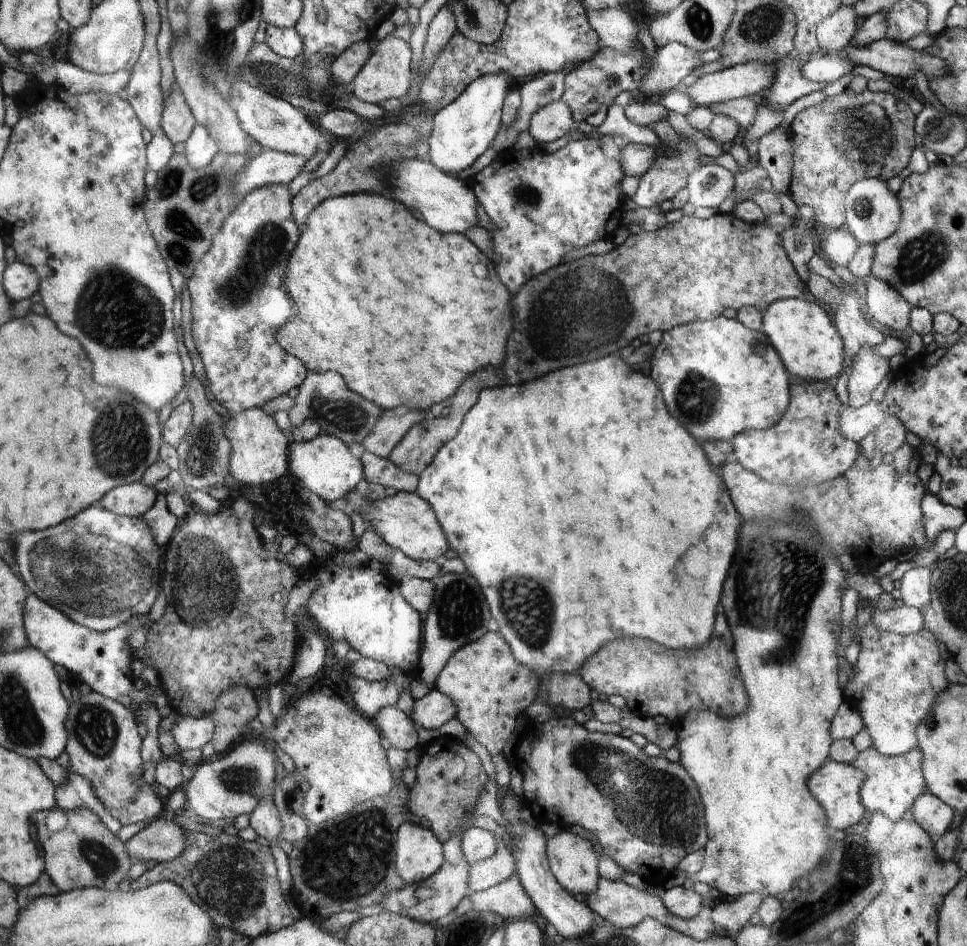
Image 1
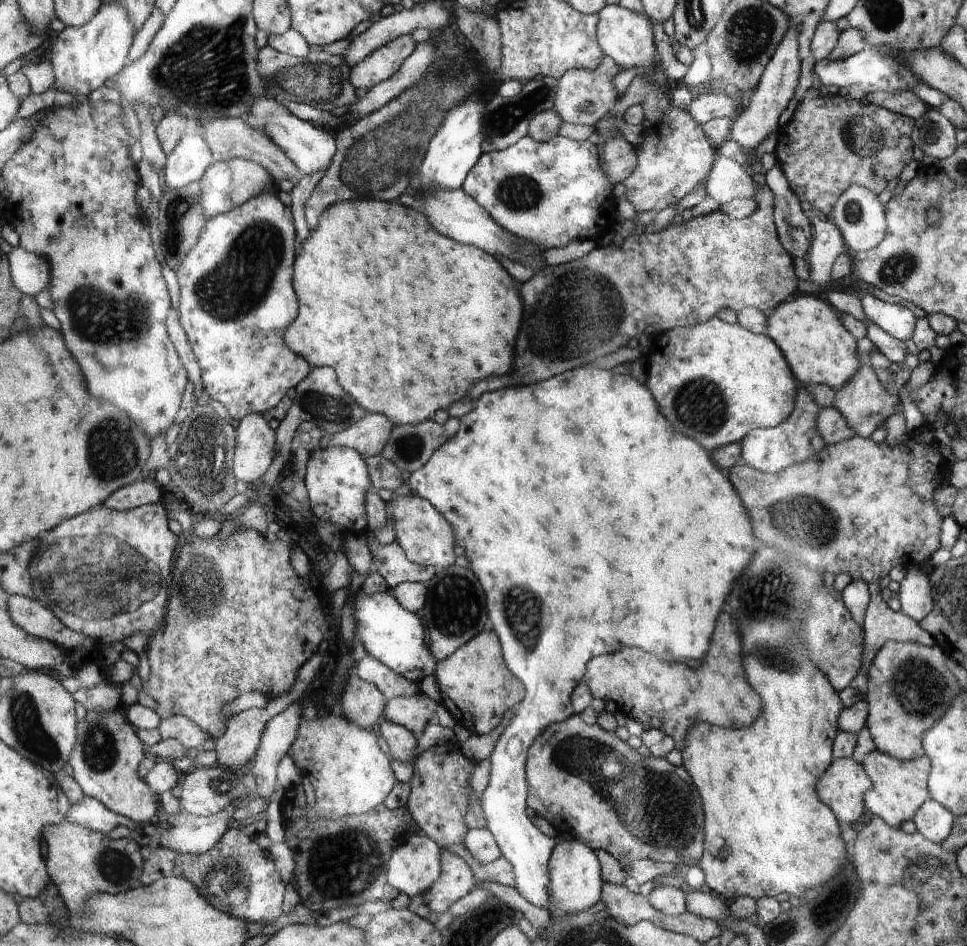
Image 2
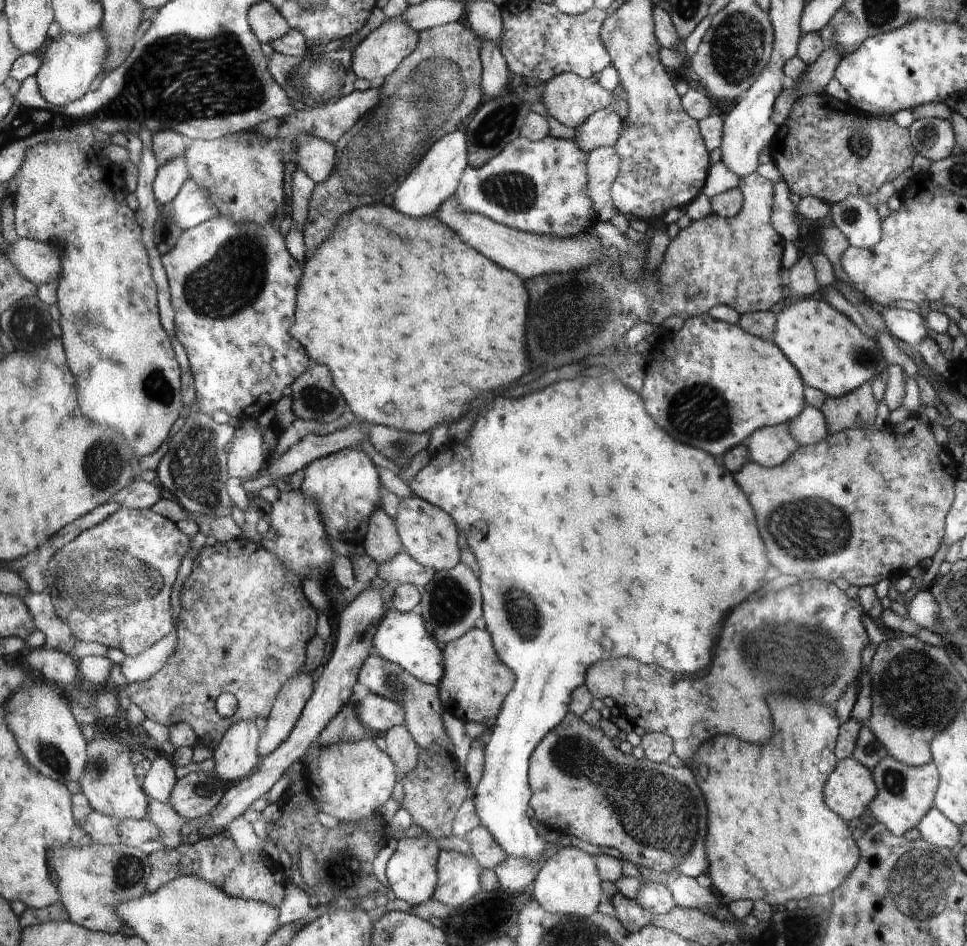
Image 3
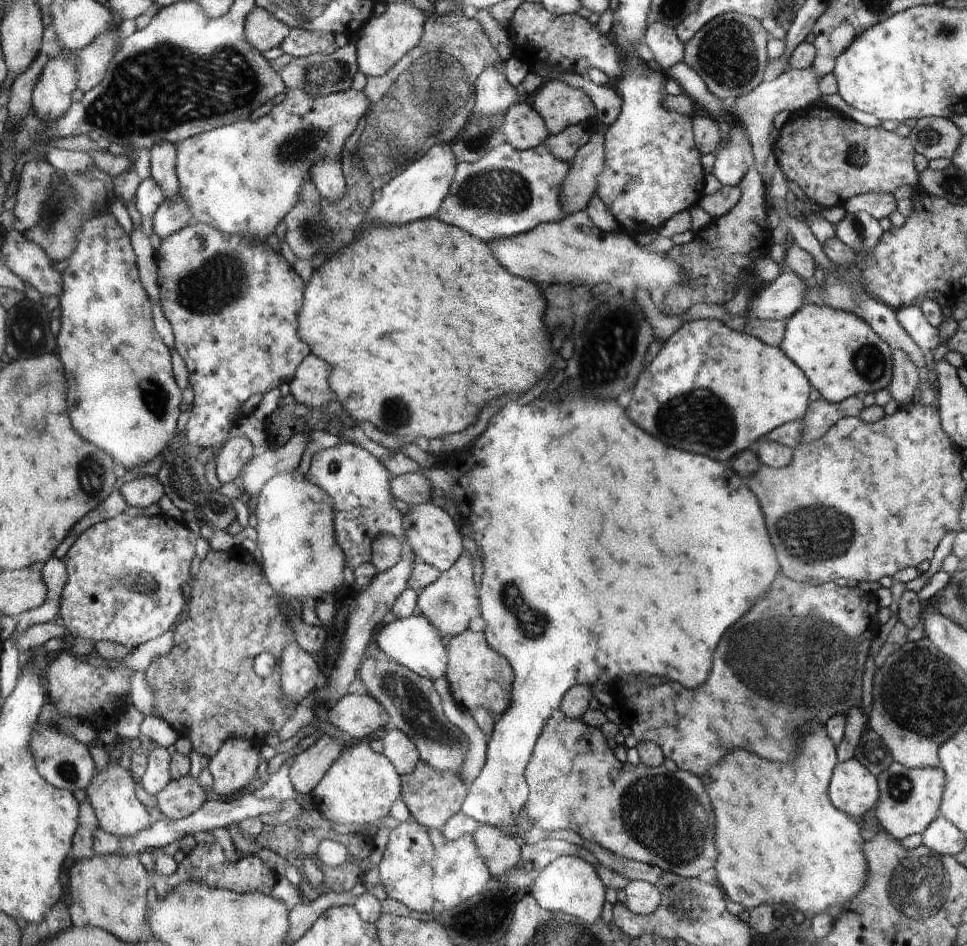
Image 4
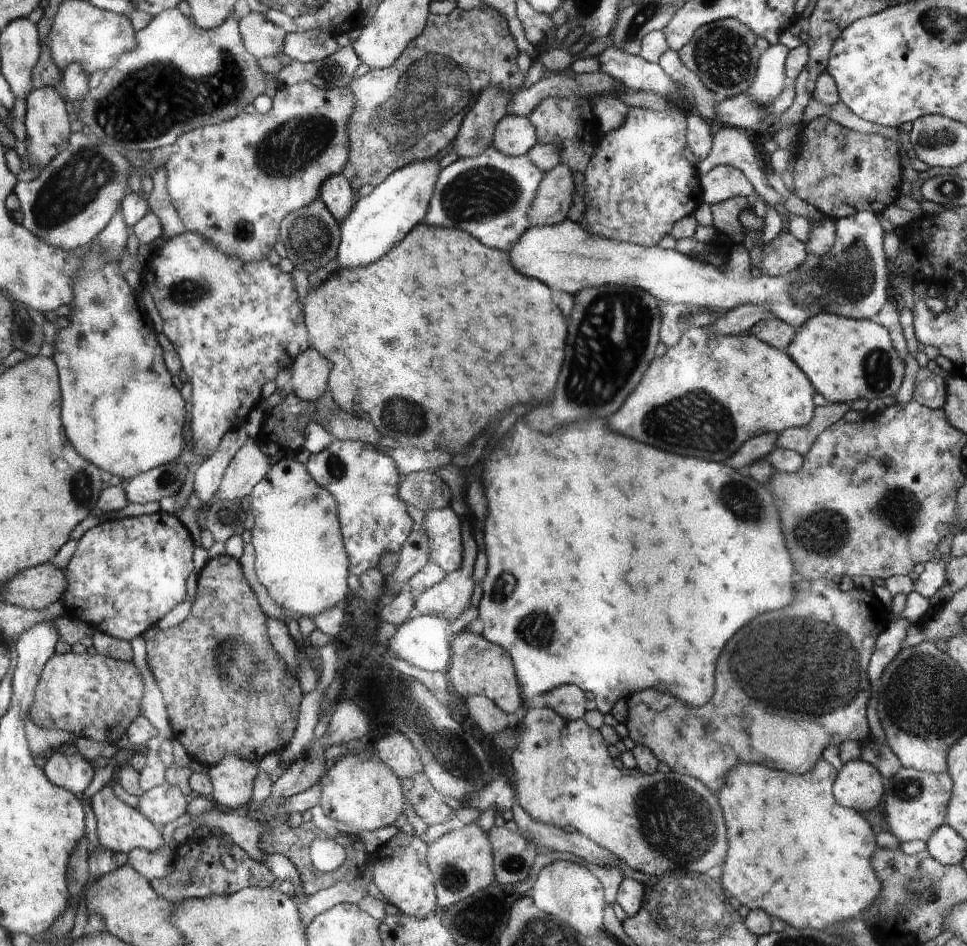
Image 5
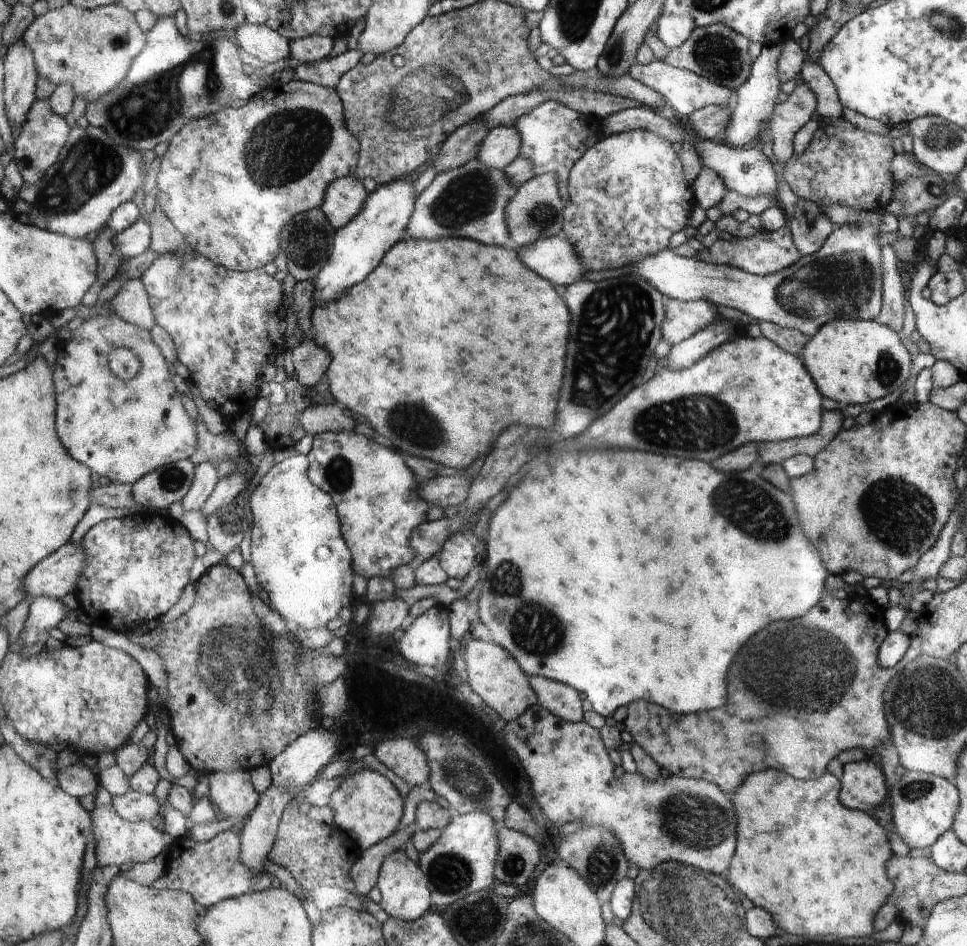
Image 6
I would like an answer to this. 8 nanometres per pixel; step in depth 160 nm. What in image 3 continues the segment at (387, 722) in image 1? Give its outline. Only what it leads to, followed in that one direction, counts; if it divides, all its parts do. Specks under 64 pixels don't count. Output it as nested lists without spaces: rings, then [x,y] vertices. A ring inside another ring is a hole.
[[[405,725],[394,726],[386,735],[386,750],[402,776],[414,772],[421,750]]]

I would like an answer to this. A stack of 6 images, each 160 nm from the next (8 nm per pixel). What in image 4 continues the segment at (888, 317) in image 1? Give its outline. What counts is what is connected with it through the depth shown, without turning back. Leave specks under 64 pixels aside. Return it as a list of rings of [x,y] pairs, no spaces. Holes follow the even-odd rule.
[[[918,303],[900,308],[896,310],[895,314],[900,327],[912,338],[921,351],[933,352],[939,347],[938,330],[926,321]]]

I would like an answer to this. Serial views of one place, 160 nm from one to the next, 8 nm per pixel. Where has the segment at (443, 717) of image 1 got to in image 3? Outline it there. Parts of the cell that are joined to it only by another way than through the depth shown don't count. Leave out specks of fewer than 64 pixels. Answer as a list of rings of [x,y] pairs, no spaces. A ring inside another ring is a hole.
[[[370,693],[354,704],[358,720],[371,734],[404,725],[404,708],[386,697]]]

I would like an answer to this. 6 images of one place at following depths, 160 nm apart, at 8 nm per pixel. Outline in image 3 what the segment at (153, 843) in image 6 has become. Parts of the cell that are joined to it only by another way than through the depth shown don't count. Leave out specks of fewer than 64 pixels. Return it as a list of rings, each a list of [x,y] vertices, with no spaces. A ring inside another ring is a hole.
[[[96,730],[92,742],[88,742],[87,772],[80,778],[82,793],[93,811],[118,820],[144,819],[144,814],[148,812],[148,798],[136,782],[138,776],[134,776],[134,772],[128,746],[108,732]]]

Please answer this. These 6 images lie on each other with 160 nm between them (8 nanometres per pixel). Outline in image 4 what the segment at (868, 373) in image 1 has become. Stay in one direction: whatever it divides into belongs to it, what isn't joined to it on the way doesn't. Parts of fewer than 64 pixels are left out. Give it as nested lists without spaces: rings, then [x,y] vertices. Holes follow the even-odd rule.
[[[852,396],[849,397],[847,400],[844,400],[840,403],[832,403],[827,402],[824,399],[819,399],[812,402],[812,405],[810,409],[807,411],[806,416],[803,418],[802,422],[802,442],[803,443],[810,443],[814,442],[814,440],[818,440],[818,438],[822,438],[826,432],[838,420],[841,420],[842,418],[849,418],[849,417],[858,417],[860,416],[860,413],[862,410],[865,409],[865,406],[863,404],[863,400],[861,396]]]

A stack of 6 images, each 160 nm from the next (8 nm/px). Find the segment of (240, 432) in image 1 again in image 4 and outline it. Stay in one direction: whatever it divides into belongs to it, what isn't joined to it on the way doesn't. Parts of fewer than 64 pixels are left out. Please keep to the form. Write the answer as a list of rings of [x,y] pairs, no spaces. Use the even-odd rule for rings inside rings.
[[[243,437],[229,438],[214,460],[216,477],[225,485],[238,480],[243,467],[252,459],[252,444]]]

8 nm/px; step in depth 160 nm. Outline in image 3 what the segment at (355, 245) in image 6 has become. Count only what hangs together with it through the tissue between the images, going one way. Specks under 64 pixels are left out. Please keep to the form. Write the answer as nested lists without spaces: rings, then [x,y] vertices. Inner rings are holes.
[[[463,125],[456,128],[452,134],[440,138],[416,169],[412,170],[412,173],[408,174],[408,177],[396,188],[393,194],[396,208],[404,210],[404,214],[412,214],[414,218],[437,214],[459,189],[460,178],[470,165],[469,157],[470,145]]]

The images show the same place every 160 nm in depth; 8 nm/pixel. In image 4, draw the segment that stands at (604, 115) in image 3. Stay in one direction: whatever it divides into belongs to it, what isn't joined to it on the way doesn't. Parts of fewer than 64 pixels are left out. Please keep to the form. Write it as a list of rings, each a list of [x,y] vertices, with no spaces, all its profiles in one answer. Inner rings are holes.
[[[596,119],[573,125],[556,135],[550,135],[543,145],[558,159],[571,162],[578,150],[588,143],[592,132],[598,131],[601,126],[605,128]]]

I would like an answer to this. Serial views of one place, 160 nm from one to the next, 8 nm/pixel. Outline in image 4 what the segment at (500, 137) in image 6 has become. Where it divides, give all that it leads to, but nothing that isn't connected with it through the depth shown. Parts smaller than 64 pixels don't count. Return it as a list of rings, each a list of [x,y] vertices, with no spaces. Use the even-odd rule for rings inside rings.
[[[524,99],[510,106],[503,116],[506,143],[516,150],[536,148],[550,136],[545,120]]]

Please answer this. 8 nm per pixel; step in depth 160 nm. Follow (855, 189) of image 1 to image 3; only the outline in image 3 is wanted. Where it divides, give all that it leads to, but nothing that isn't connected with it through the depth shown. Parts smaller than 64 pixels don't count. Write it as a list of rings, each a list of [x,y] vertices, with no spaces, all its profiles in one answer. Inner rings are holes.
[[[861,194],[847,196],[831,205],[829,224],[838,227],[845,234],[850,247],[870,248],[876,246],[881,239],[882,222],[878,211]]]

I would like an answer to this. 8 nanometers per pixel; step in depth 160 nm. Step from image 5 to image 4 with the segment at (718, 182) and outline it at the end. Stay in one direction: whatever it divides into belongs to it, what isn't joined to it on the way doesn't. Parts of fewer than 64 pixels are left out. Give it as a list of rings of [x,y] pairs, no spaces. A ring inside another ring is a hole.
[[[730,118],[728,142],[720,146],[712,173],[723,186],[737,187],[755,159],[746,130]]]

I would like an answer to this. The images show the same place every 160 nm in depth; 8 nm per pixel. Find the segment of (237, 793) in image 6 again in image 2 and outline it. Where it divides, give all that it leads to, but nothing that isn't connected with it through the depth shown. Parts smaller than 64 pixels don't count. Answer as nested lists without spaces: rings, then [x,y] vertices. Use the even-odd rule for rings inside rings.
[[[252,707],[230,716],[222,736],[214,738],[217,762],[222,767],[240,771],[248,760],[253,760],[262,730],[268,722],[268,709]]]

